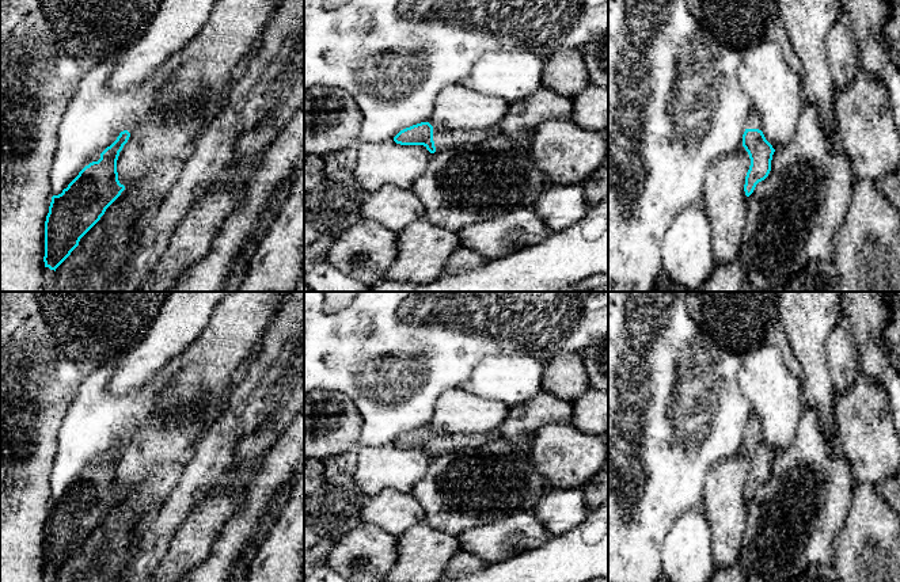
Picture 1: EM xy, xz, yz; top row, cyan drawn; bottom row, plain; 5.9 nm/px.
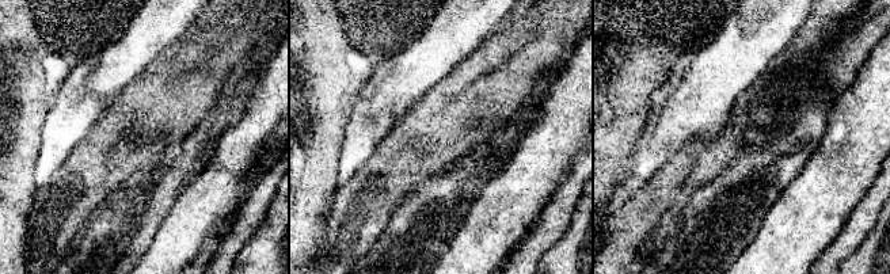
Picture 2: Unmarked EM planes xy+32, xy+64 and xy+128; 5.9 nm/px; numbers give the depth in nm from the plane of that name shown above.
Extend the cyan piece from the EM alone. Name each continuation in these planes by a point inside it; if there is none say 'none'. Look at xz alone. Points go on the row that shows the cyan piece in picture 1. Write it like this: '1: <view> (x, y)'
1: xz (443, 140)

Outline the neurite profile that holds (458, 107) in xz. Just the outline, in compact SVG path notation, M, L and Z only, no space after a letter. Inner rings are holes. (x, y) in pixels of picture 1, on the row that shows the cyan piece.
M456 83L440 91L429 123L437 130L486 130L498 126L508 109L508 100Z

